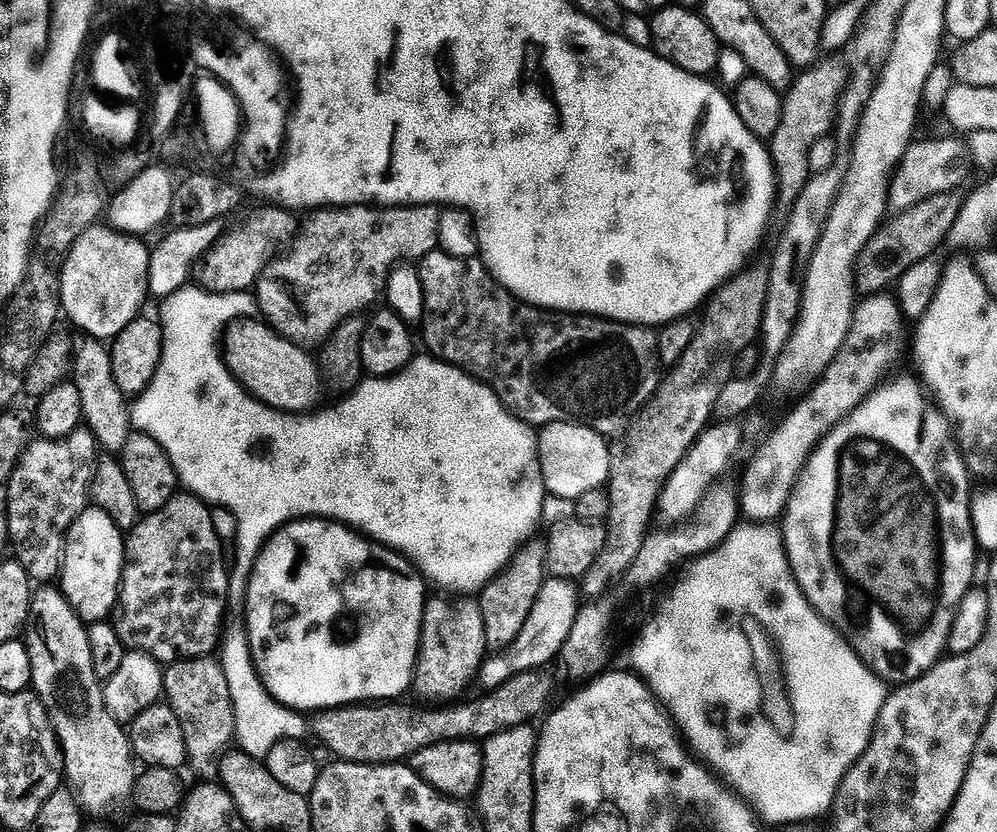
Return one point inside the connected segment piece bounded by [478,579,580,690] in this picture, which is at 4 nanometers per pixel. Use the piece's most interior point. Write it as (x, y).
(553, 619)

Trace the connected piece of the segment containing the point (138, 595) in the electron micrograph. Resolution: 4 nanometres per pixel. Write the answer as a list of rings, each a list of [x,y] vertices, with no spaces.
[[[178,494],[170,498],[162,510],[145,515],[127,535],[124,577],[120,580],[120,599],[114,613],[116,633],[122,638],[125,649],[152,655],[164,666],[179,660],[212,656],[217,651],[221,643],[220,623],[224,620],[224,608],[226,612],[229,607],[230,564],[224,561],[224,544],[220,541],[212,512],[213,509],[199,496]]]

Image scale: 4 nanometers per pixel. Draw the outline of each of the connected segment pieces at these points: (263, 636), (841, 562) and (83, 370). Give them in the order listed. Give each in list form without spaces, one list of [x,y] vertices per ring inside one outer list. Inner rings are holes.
[[[305,518],[302,520],[293,520],[290,524],[285,524],[284,527],[276,531],[264,544],[264,549],[256,558],[256,565],[252,571],[252,577],[248,583],[248,598],[246,601],[246,617],[248,616],[248,632],[246,631],[246,639],[252,646],[252,660],[256,663],[256,672],[260,676],[260,680],[266,687],[271,696],[280,704],[284,704],[287,708],[291,708],[301,714],[315,714],[325,711],[329,708],[342,708],[359,704],[361,702],[392,702],[403,694],[407,688],[411,689],[414,684],[416,675],[416,662],[420,658],[420,633],[424,629],[424,605],[426,603],[426,595],[424,596],[424,584],[426,580],[418,571],[415,563],[409,557],[371,539],[365,538],[361,533],[351,529],[346,524],[338,524],[335,520],[325,520],[323,518]]]
[[[900,376],[893,384],[881,383],[858,407],[825,433],[824,439],[816,445],[805,461],[800,476],[792,487],[792,496],[788,499],[782,517],[784,548],[788,551],[792,573],[796,575],[804,596],[817,614],[823,616],[848,641],[848,645],[855,650],[871,672],[876,673],[885,682],[893,680],[893,685],[896,686],[916,680],[923,672],[930,671],[945,655],[950,626],[956,617],[956,608],[975,581],[972,579],[976,576],[976,552],[978,553],[976,536],[972,530],[974,492],[973,489],[968,489],[970,473],[964,465],[964,457],[961,456],[960,446],[956,443],[954,429],[949,424],[947,416],[918,383],[917,377],[913,376]]]
[[[91,338],[83,341],[75,353],[74,383],[78,394],[82,394],[83,423],[87,431],[94,434],[97,445],[104,448],[105,453],[123,453],[128,439],[133,434],[132,410],[129,397],[114,382],[114,366],[112,365],[111,351],[101,341]]]

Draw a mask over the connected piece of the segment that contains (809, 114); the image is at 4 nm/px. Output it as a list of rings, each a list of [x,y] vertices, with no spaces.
[[[811,67],[801,71],[792,80],[784,96],[782,122],[778,122],[778,130],[772,135],[770,151],[772,167],[778,177],[778,200],[784,206],[790,206],[802,194],[810,175],[808,155],[814,142],[825,139],[833,131],[836,116],[836,105],[840,103],[840,95],[848,85],[849,69]]]

